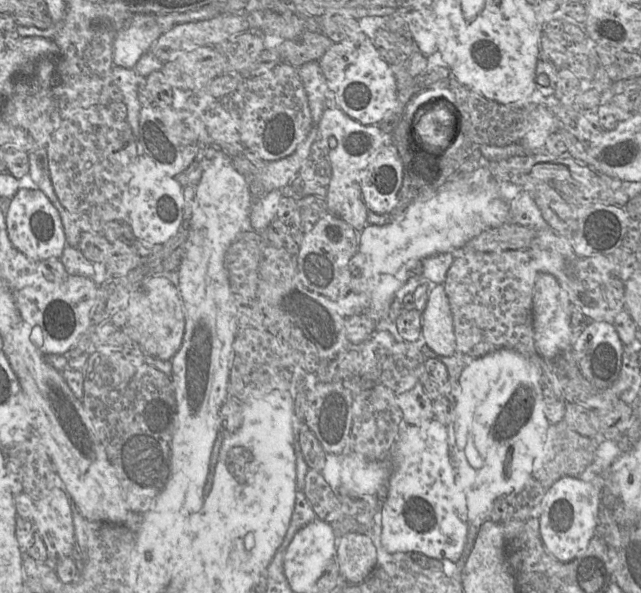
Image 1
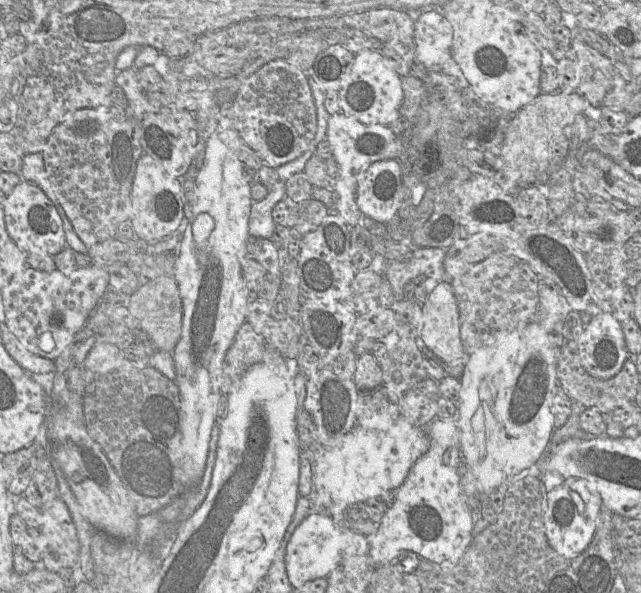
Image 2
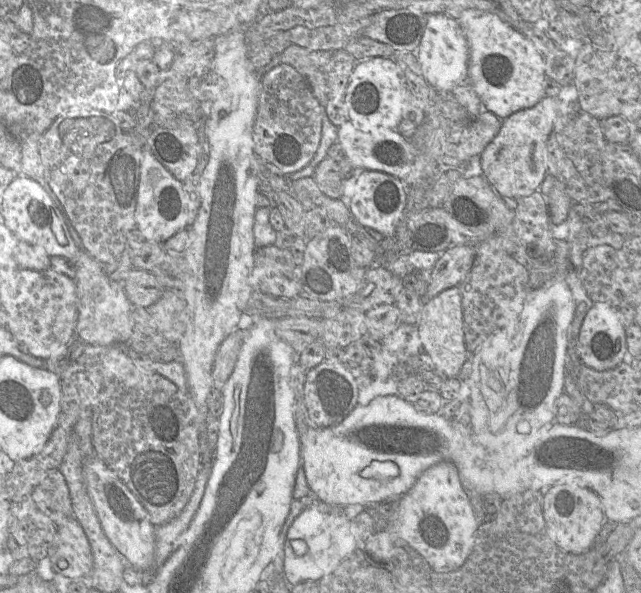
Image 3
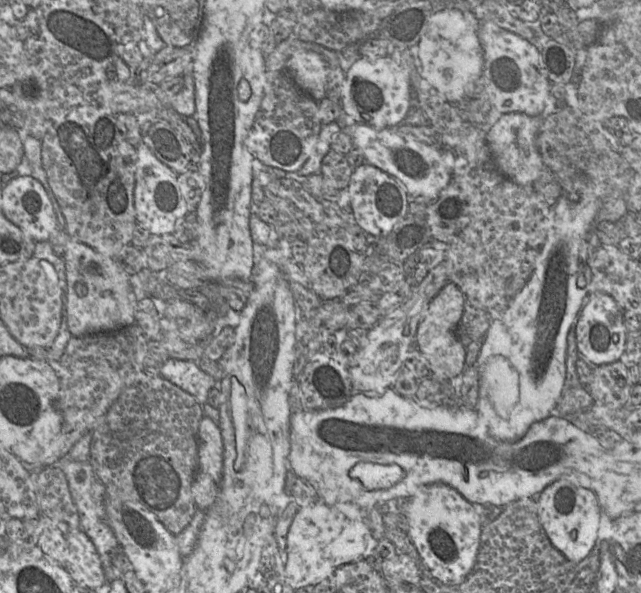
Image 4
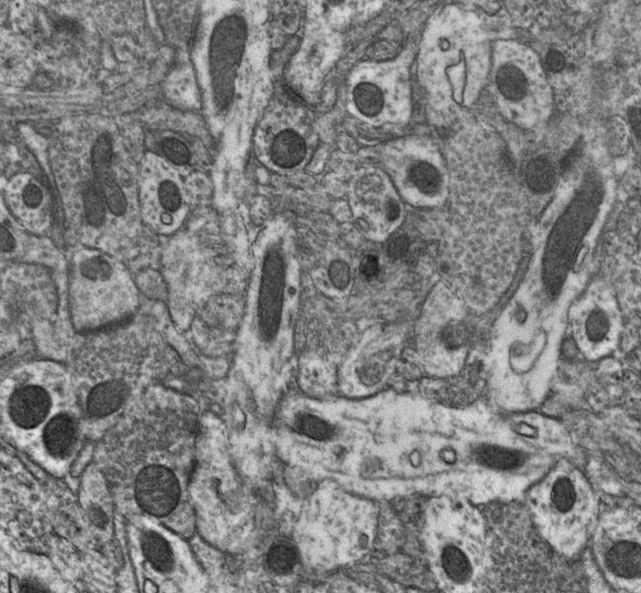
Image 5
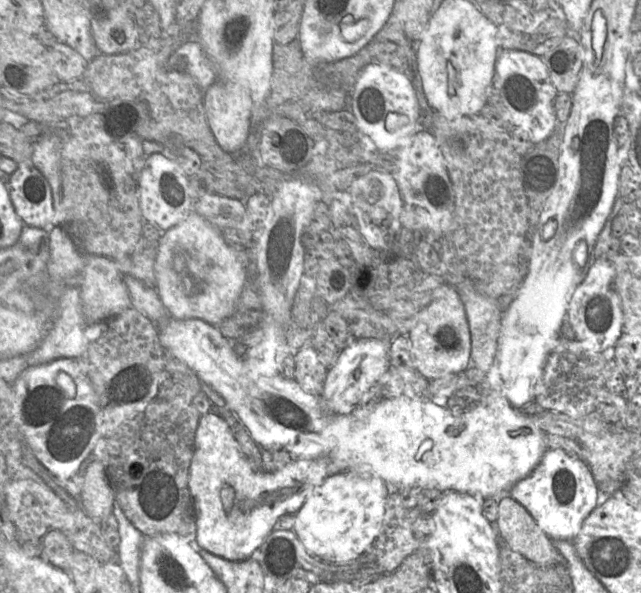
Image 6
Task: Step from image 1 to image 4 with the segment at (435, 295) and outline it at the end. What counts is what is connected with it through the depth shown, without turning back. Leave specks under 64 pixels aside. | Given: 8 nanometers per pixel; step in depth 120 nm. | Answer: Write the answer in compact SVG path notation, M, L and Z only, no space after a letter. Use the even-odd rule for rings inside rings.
M448 282L431 300L417 329L418 348L427 360L431 375L436 379L453 379L464 372L466 348L460 343L460 320L464 312L465 296L453 282Z

